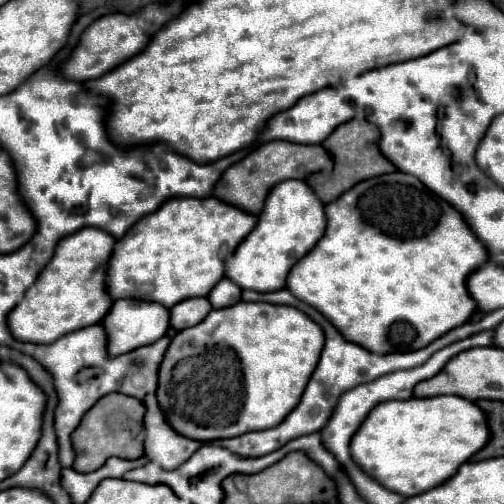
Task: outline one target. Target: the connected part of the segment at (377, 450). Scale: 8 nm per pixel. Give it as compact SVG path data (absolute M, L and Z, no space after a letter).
M441 395L431 399L385 401L369 411L355 437L351 437L351 457L363 473L385 489L413 497L449 479L489 439L483 411L463 397Z

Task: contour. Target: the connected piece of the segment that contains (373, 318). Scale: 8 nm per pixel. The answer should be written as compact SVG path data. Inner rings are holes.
M395 171L395 173L387 173L387 175L379 175L373 179L365 179L361 183L357 183L355 187L351 187L349 191L345 191L341 197L337 197L335 201L325 205L325 217L327 217L327 227L325 227L325 235L317 241L317 245L297 263L293 265L293 269L287 275L287 289L303 303L315 307L321 315L327 317L327 321L351 343L361 345L363 349L367 349L369 353L399 353L399 351L417 351L425 345L429 345L431 341L435 341L437 337L445 335L447 331L463 325L469 315L475 311L475 301L469 297L467 287L465 287L465 279L471 271L475 271L477 267L481 267L487 261L487 251L481 245L481 241L471 233L471 229L467 227L467 223L463 221L463 217L449 207L449 203L445 203L443 199L439 199L435 193L431 193L417 177Z

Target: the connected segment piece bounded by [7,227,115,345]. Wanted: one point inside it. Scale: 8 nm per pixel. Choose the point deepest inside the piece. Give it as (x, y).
(68, 295)

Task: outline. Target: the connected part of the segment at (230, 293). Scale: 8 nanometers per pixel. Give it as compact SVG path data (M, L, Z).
M221 279L213 289L211 293L207 295L209 303L213 309L221 309L221 307L229 307L229 305L235 305L241 301L241 289L237 289L235 285L231 285L229 279Z

